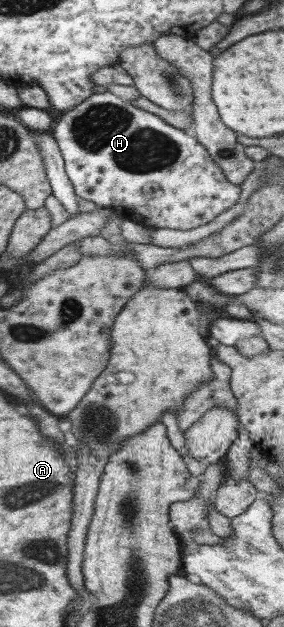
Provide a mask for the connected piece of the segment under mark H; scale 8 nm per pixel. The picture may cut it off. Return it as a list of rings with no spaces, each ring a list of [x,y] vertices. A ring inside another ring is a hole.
[[[109,91],[91,94],[83,102],[54,118],[49,132],[58,144],[65,174],[78,198],[96,206],[109,208],[115,215],[132,220],[146,228],[187,230],[213,220],[231,208],[241,189],[231,184],[211,160],[206,148],[182,130],[165,124],[159,116],[135,108],[129,101]]]

